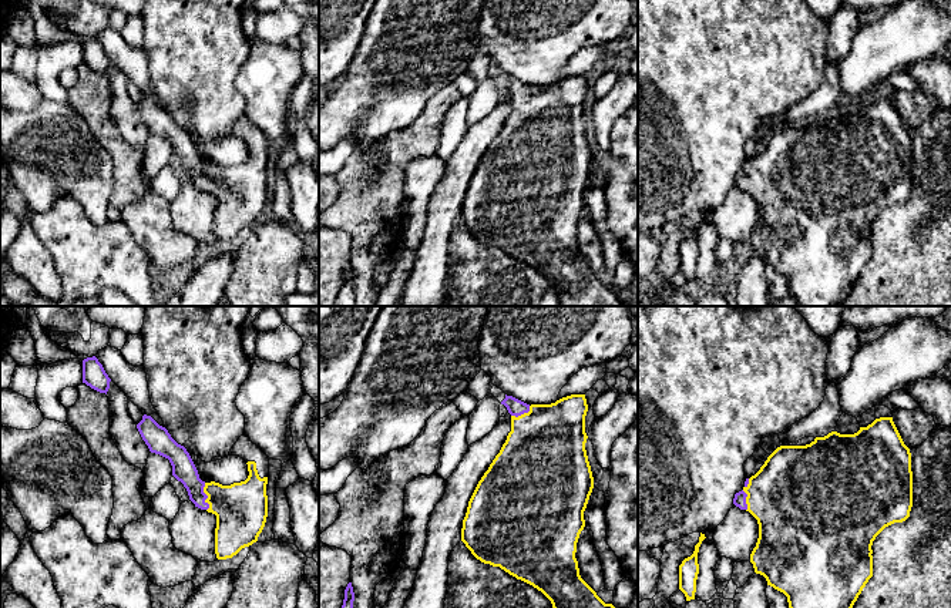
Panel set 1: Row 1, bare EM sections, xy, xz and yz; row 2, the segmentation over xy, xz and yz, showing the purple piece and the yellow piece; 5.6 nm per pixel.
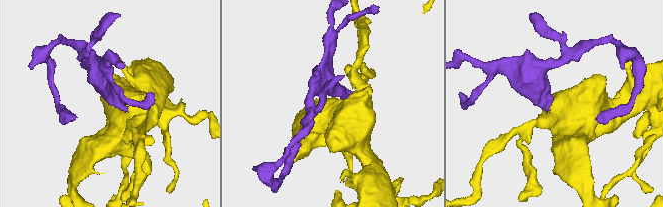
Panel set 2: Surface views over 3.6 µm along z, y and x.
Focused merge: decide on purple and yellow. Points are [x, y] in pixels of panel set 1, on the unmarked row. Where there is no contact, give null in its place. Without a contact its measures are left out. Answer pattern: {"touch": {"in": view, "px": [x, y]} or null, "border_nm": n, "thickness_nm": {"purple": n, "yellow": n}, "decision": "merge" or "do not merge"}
{"touch": {"in": "xy", "px": [207, 178]}, "border_nm": 160, "thickness_nm": {"purple": 140, "yellow": 300}, "decision": "merge"}

